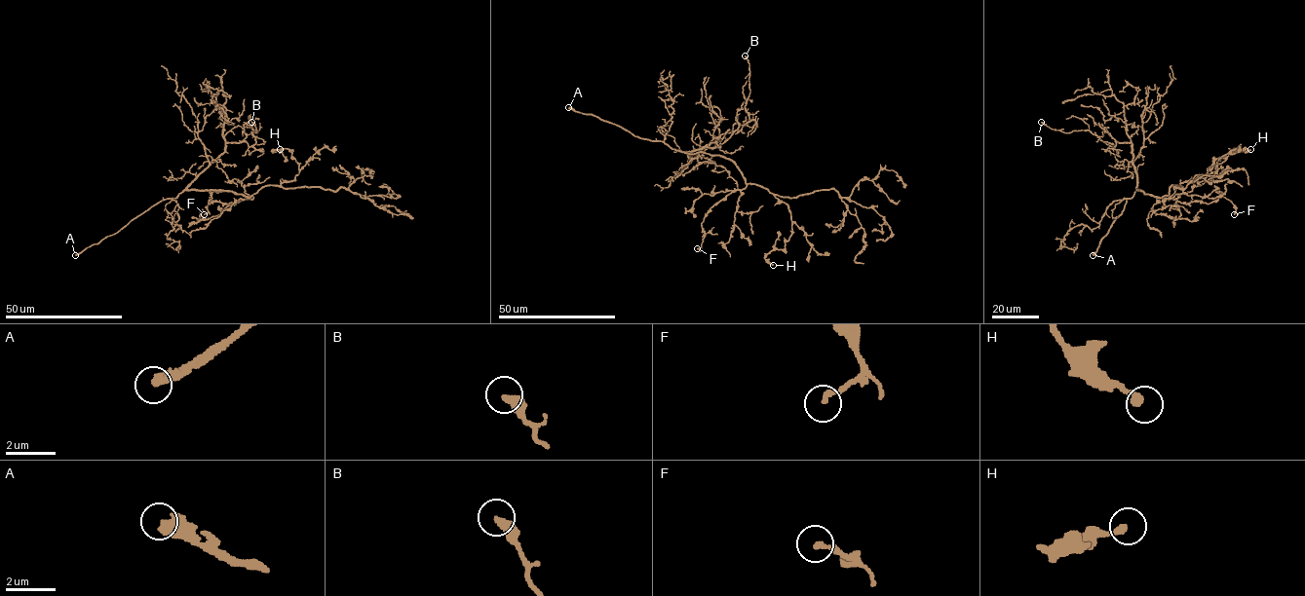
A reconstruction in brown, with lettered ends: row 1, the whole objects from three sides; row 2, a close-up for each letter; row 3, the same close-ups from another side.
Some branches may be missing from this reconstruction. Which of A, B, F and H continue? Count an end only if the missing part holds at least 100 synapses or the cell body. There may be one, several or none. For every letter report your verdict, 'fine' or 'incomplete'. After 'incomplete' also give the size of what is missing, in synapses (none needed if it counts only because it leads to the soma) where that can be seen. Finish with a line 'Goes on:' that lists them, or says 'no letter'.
A: incomplete
B: fine
F: fine
H: fine
Goes on: A

